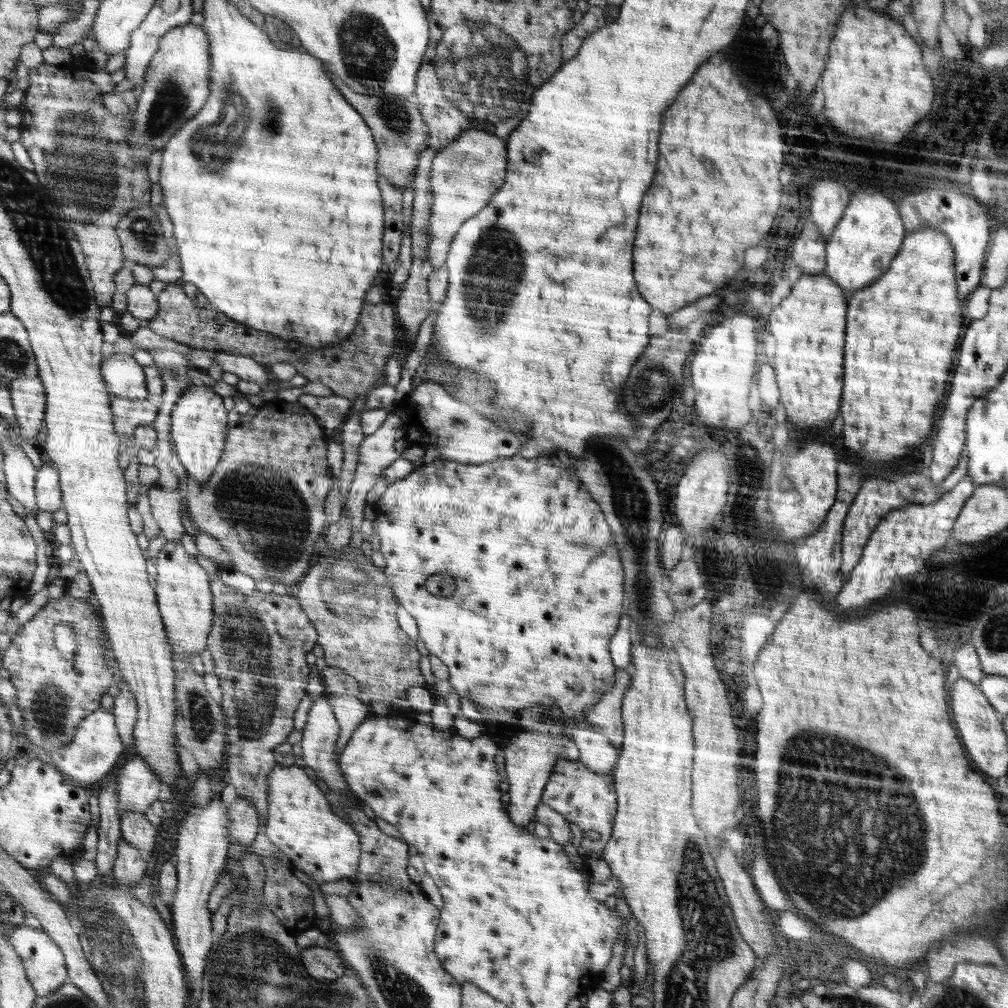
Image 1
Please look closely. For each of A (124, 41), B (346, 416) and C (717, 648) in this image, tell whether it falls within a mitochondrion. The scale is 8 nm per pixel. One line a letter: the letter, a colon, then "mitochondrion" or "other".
A: other
B: other
C: other

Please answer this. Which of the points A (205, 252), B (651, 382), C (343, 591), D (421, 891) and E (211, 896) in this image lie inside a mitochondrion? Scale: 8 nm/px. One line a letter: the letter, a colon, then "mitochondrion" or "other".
A: other
B: mitochondrion
C: mitochondrion
D: other
E: other

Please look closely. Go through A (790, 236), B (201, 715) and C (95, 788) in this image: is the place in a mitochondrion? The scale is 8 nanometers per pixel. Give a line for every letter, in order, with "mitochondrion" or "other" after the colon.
A: other
B: mitochondrion
C: other

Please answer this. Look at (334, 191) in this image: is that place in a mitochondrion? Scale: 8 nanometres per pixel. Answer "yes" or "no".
no

